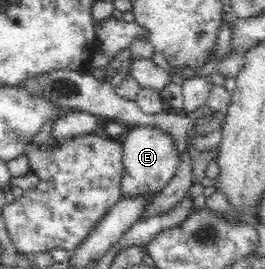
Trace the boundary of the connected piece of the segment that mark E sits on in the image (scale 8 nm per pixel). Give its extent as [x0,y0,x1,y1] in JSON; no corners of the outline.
[121,126,180,195]

